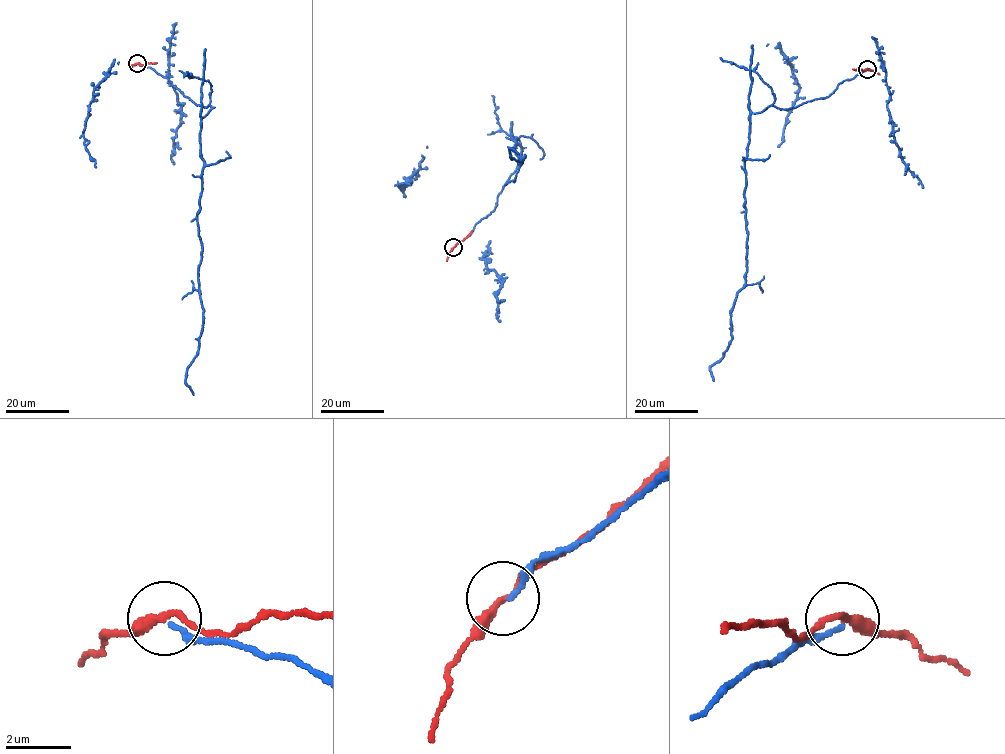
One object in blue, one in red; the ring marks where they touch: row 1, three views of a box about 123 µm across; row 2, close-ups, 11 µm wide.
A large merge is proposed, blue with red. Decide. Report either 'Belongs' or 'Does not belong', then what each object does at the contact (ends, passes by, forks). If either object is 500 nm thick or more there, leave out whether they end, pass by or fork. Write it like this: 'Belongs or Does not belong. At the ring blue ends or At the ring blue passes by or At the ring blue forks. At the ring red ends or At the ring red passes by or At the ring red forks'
Does not belong. At the ring blue ends. At the ring red passes by

